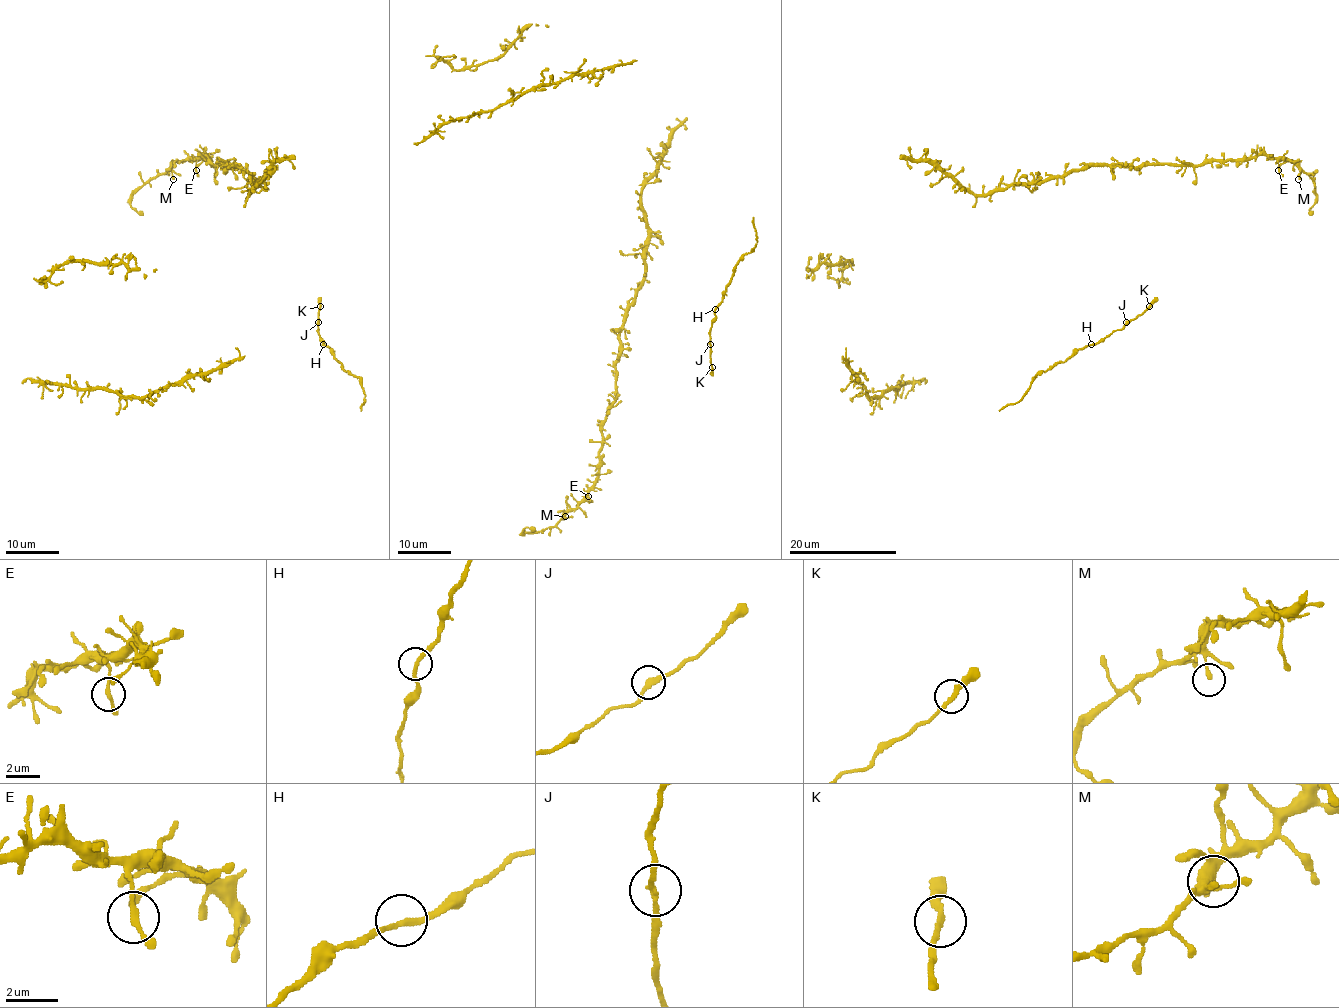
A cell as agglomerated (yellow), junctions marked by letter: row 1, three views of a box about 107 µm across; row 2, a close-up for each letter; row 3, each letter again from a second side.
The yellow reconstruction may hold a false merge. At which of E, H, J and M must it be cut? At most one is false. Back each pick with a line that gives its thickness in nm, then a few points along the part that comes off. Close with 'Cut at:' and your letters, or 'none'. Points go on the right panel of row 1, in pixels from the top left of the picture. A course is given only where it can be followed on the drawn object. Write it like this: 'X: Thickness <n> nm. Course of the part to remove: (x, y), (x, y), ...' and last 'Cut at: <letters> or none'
Cut at: none

